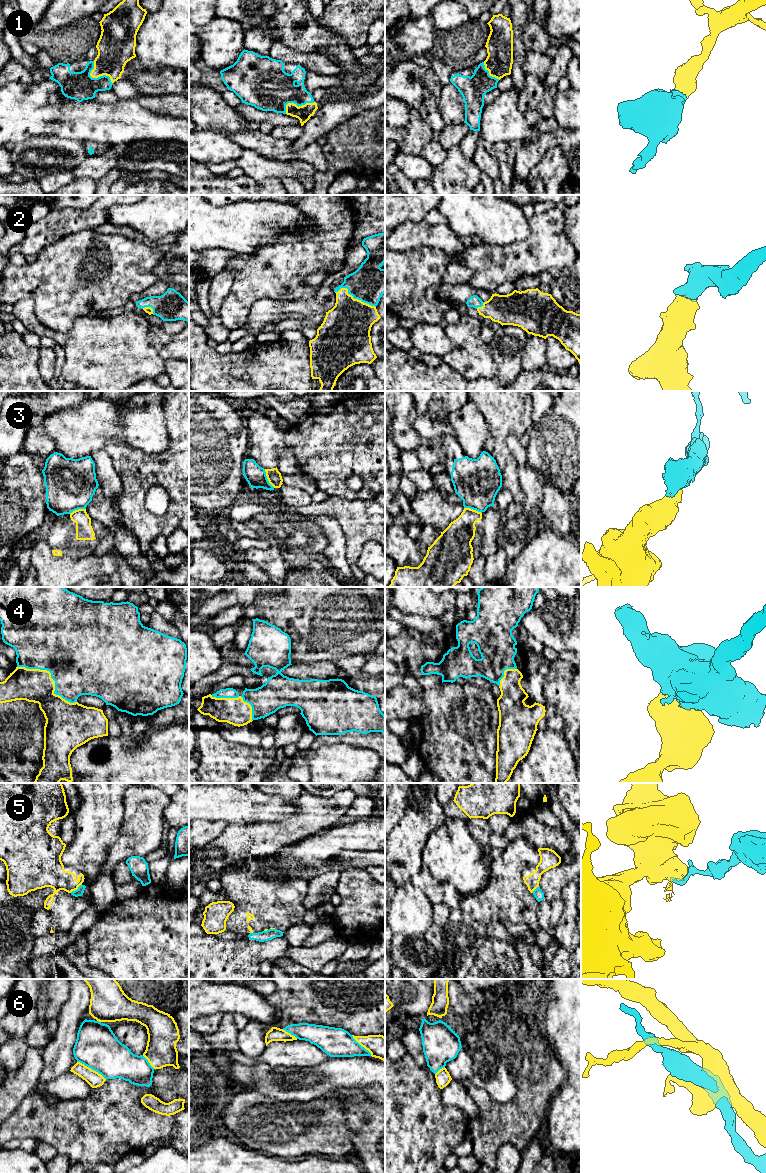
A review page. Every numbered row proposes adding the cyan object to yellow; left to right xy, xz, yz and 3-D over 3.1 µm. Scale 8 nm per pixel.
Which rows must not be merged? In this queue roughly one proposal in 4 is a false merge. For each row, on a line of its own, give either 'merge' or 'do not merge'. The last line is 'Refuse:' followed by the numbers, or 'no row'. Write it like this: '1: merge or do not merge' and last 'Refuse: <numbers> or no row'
1: merge
2: merge
3: do not merge
4: merge
5: do not merge
6: do not merge
Refuse: 3, 5, 6

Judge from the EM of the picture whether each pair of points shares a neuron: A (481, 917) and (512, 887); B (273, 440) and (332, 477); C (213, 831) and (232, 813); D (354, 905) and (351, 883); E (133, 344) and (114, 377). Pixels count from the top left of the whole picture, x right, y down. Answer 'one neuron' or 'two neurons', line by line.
A: one neuron
B: one neuron
C: two neurons
D: one neuron
E: one neuron

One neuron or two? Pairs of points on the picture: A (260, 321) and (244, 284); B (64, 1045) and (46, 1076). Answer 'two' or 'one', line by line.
A: two
B: one

